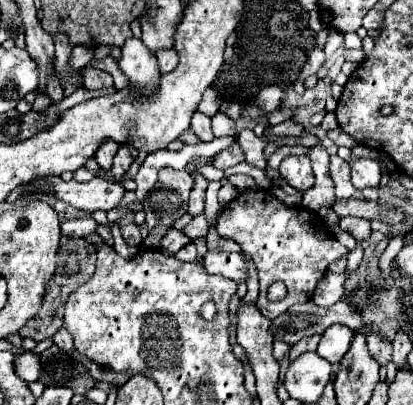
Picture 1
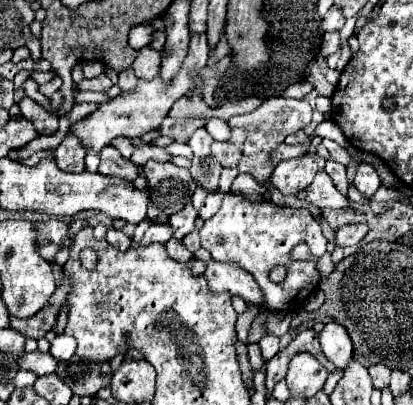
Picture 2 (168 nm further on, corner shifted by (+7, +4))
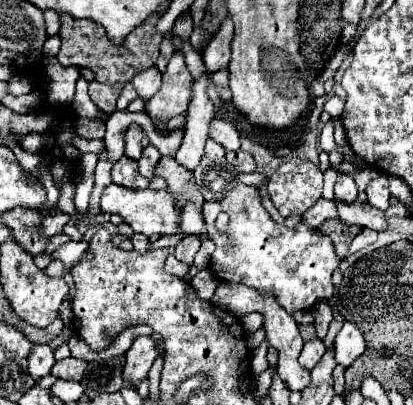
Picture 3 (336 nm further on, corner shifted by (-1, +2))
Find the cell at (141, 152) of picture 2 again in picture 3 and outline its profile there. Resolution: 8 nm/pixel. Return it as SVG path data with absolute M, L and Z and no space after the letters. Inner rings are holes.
M148 146L148 148L144 150L144 154L142 154L142 158L138 160L138 164L140 164L140 174L146 176L148 180L152 180L152 178L154 178L154 166L158 164L160 158L162 158L162 154L160 154L154 146Z

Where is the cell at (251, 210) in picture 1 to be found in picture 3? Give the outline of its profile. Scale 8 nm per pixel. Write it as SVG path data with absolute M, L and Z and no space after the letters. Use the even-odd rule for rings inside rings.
M240 184L224 200L206 202L204 222L208 238L216 244L210 262L216 278L246 284L260 294L272 296L290 314L294 310L310 310L316 302L332 298L332 274L338 268L340 258L336 256L328 236L304 224L296 224L294 228L276 224L262 206L262 200L258 198L254 186ZM220 212L226 212L230 216L226 234L218 234L214 230L214 220Z

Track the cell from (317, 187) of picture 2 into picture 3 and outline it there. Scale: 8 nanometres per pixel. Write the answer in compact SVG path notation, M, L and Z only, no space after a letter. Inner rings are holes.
M336 204L340 218L346 224L356 224L360 228L370 228L370 230L386 230L388 222L384 218L384 212L372 208L370 204Z

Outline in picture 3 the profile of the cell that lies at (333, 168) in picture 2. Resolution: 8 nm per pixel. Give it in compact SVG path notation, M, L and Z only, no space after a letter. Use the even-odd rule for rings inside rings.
M340 174L336 180L336 200L350 204L356 202L356 196L358 196L358 188L354 178L348 174Z

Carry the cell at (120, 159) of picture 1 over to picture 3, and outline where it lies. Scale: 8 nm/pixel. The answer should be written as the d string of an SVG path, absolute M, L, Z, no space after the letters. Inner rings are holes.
M130 124L126 130L126 156L140 156L142 150L150 144L146 132L138 124Z

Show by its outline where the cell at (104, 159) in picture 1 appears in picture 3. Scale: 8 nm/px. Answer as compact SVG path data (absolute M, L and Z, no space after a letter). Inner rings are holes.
M122 156L114 166L112 166L112 182L132 189L146 189L149 187L150 180L143 177L138 172L138 162L128 160Z

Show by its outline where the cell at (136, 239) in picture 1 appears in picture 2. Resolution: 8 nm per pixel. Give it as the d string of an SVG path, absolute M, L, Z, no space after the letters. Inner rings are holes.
M108 228L106 240L108 240L108 244L112 244L114 248L118 248L122 252L128 250L128 246L130 246L130 236L126 236L122 230L116 230L116 228Z

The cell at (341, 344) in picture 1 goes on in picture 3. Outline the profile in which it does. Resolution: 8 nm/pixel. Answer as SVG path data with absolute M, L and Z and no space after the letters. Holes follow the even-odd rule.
M344 322L342 330L334 340L334 350L336 350L336 362L348 368L366 350L362 330L354 322Z

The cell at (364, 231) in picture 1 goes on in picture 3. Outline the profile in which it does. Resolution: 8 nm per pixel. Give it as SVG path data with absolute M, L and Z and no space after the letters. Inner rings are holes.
M362 230L362 232L352 240L352 244L350 244L350 252L358 252L358 250L366 248L368 244L376 242L376 238L378 238L378 232L374 232L374 230Z

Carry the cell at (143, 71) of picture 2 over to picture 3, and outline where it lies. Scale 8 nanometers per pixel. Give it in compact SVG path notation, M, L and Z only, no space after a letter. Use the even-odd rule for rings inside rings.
M152 66L152 68L136 74L136 76L132 78L132 84L134 84L134 88L136 88L136 92L138 92L138 96L140 96L142 100L150 100L150 98L160 90L162 74L156 72L156 68Z

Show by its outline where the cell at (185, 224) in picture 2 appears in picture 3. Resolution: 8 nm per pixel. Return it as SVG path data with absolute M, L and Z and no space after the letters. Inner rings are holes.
M186 236L186 238L182 238L180 244L176 246L174 256L176 256L182 264L186 264L186 266L190 268L190 266L192 266L192 260L194 260L194 256L196 256L196 252L198 252L198 248L200 248L200 238L198 238L198 236Z

